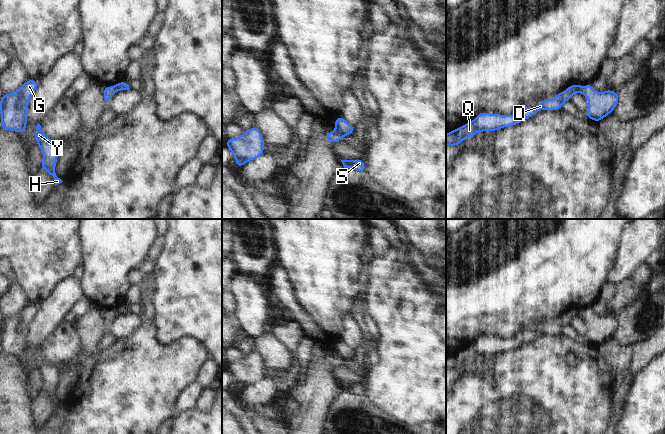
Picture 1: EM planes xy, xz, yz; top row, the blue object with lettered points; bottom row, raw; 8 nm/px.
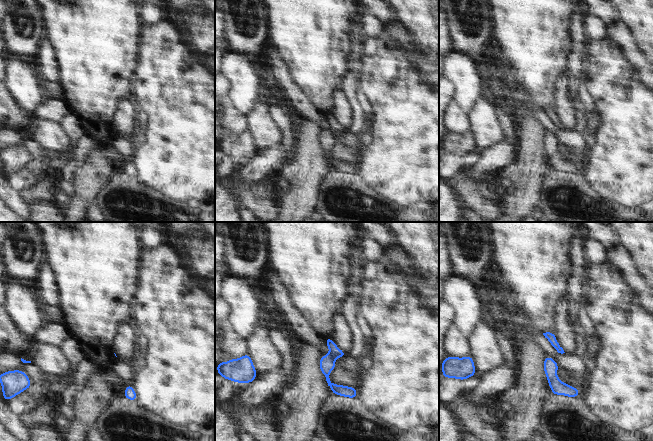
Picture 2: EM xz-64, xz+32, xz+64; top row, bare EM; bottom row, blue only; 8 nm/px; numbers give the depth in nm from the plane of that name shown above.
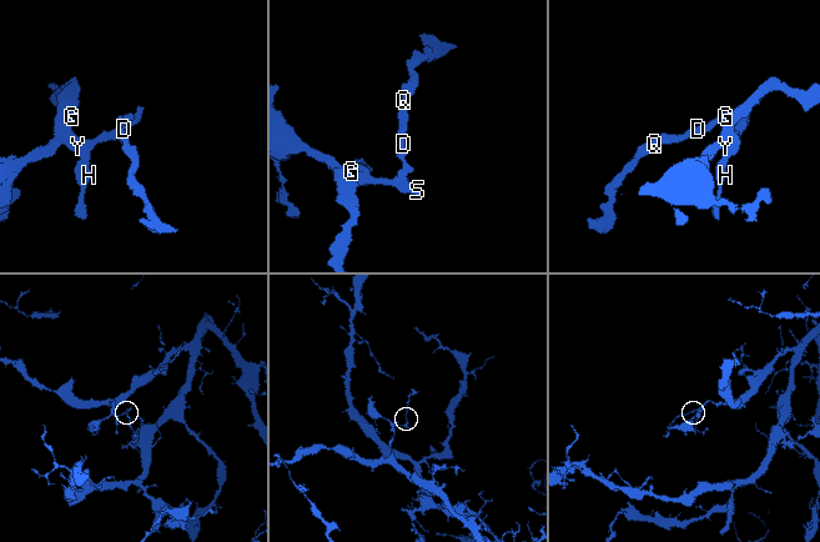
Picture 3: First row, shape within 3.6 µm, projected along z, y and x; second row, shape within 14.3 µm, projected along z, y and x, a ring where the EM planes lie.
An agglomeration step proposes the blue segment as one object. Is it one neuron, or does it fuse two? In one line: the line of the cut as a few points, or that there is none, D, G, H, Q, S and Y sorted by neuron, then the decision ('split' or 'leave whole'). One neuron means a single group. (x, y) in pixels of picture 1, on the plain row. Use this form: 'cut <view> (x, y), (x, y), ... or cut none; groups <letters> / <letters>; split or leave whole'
cut xz (335, 355), (344, 359); groups D Q / G H S Y; split

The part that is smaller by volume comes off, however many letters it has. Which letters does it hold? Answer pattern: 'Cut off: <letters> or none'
Cut off: D, Q

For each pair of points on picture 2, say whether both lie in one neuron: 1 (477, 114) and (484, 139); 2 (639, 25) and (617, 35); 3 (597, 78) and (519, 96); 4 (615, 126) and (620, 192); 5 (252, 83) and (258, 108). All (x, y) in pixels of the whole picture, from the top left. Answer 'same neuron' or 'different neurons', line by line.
1: same neuron
2: different neurons
3: different neurons
4: same neuron
5: different neurons

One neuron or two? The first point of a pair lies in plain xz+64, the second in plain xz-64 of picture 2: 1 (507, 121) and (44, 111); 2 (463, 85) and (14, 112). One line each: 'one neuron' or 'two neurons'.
1: one neuron
2: two neurons

